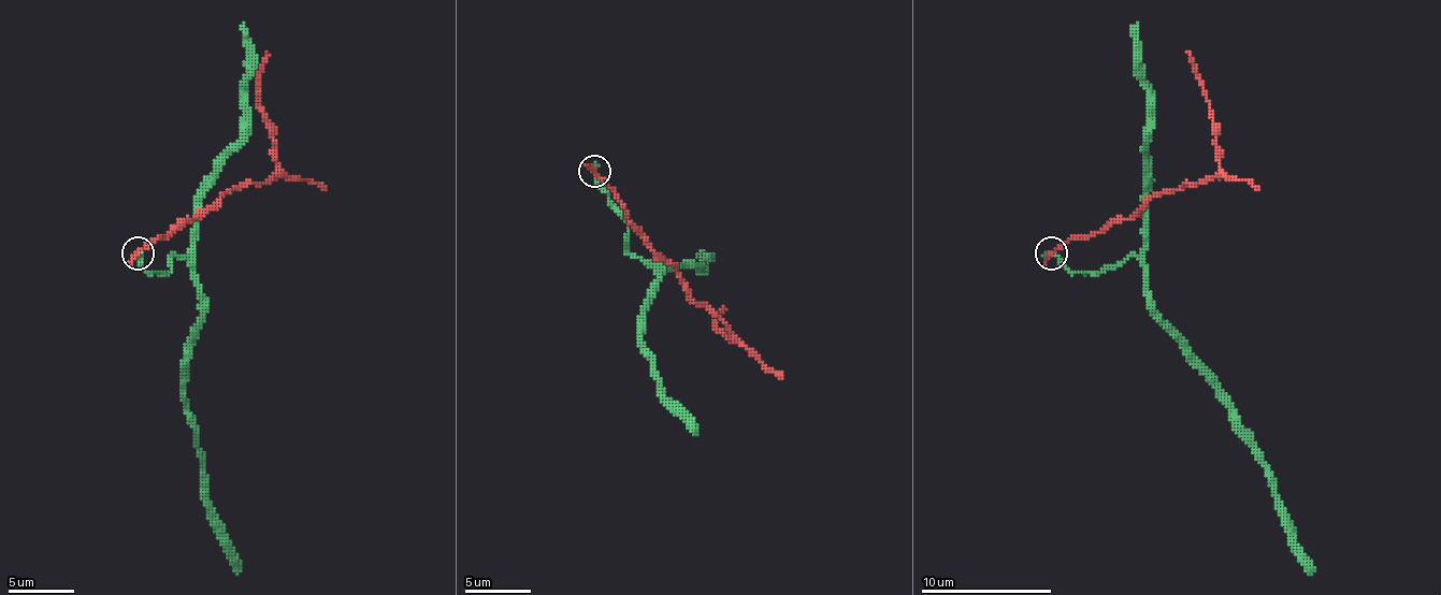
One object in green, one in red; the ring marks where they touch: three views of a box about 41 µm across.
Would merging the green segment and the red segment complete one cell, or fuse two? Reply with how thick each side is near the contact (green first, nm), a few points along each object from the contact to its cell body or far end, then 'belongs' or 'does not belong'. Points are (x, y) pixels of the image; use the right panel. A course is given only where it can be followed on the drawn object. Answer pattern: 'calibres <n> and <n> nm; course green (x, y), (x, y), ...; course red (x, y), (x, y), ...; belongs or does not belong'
calibres 200 and 200 nm; course green (1052, 252), (1071, 272), (1101, 272), (1130, 256), (1140, 262), (1154, 318), (1266, 468), (1298, 561), (1311, 574); course red (1052, 252), (1071, 238), (1105, 232), (1147, 200), (1202, 184), (1220, 170), (1216, 124), (1186, 52); does not belong

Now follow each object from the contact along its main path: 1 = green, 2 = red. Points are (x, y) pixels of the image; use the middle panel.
1: (595, 172), (624, 221), (628, 250), (658, 274), (648, 296), (640, 346), (651, 356), (658, 386), (693, 431)
2: (595, 172), (631, 225), (674, 266), (680, 284), (723, 322), (733, 339), (717, 330), (723, 306)

